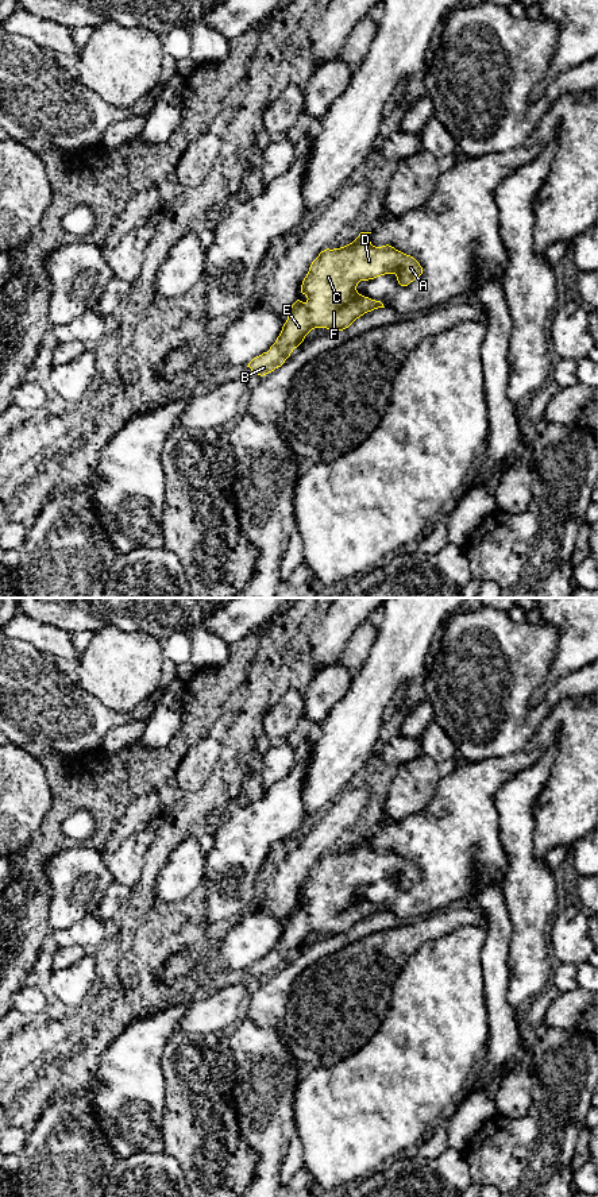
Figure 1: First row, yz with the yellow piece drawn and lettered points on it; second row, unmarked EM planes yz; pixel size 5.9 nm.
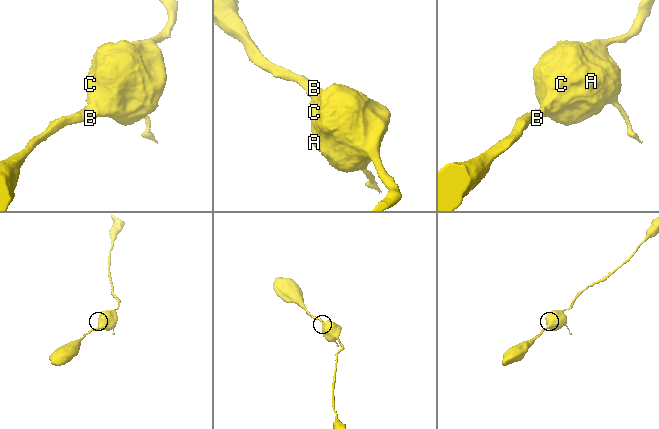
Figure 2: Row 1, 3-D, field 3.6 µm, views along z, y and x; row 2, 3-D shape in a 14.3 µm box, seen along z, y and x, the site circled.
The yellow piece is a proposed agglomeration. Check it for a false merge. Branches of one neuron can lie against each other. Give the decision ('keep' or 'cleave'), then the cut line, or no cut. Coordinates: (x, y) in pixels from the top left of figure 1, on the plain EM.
keep; no cut

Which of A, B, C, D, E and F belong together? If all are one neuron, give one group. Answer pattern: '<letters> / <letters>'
A B C D E F

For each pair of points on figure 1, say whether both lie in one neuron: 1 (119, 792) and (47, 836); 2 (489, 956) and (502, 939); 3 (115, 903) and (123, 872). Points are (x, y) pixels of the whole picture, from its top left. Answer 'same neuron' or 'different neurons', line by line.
1: same neuron
2: same neuron
3: different neurons

